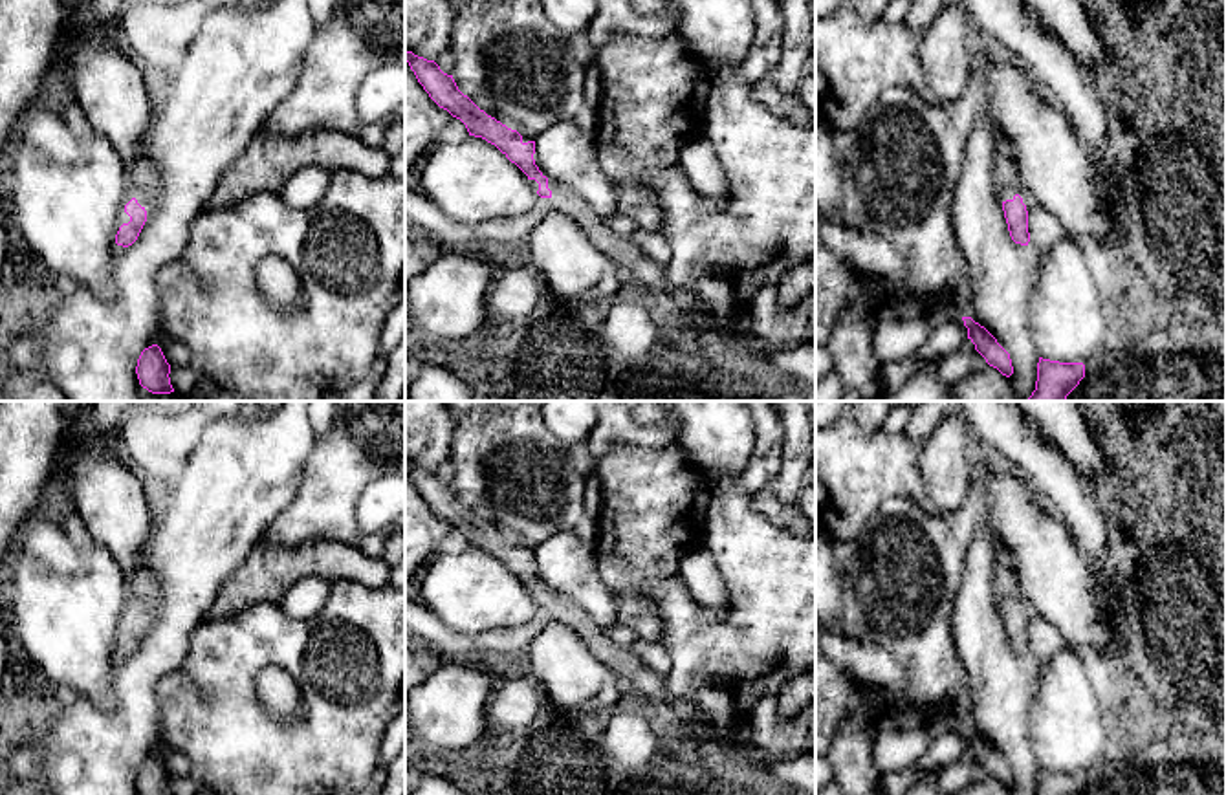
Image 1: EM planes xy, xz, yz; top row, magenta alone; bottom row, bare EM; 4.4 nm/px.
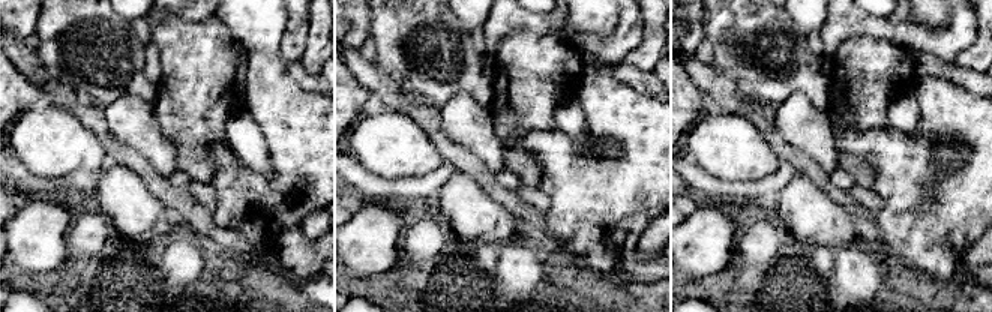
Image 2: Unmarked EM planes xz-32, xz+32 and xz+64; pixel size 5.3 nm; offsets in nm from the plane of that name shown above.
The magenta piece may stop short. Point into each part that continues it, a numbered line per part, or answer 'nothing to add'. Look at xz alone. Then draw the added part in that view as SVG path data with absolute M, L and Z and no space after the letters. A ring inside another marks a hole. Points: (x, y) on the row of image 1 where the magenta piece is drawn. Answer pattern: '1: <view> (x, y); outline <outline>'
1: xz (645, 275); outline M542 172L542 176L546 174ZM548 178L548 189L552 196L541 198L537 194L541 201L548 209L570 216L601 253L619 264L640 295L662 302L674 317L700 311L693 293L673 288L663 275L663 266L645 256L630 236L610 231L605 216L599 216L575 191L552 178ZM530 180L530 187L537 194L539 183L535 180Z

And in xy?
1: xy (147, 193); outline M132 180L119 205L117 231L123 223L130 222L130 216L125 212L125 205L132 198L136 198L137 203L147 211L147 222L148 222L159 207L161 189L156 181L150 180Z

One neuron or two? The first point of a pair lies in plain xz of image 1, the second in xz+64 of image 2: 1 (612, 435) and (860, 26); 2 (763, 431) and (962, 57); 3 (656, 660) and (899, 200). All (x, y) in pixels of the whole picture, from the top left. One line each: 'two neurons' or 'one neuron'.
1: one neuron
2: two neurons
3: two neurons

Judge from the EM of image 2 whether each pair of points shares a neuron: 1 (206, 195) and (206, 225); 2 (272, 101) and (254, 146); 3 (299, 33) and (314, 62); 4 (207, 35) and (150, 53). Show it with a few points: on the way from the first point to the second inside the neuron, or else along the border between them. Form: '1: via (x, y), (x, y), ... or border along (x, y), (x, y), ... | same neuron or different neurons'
1: border along (186, 188), (212, 212) | different neurons
2: border along (245, 110), (257, 123), (264, 138), (269, 164) | different neurons
3: border along (309, 15), (306, 47), (299, 60) | different neurons
4: border along (152, 39), (161, 66), (158, 86) | different neurons

